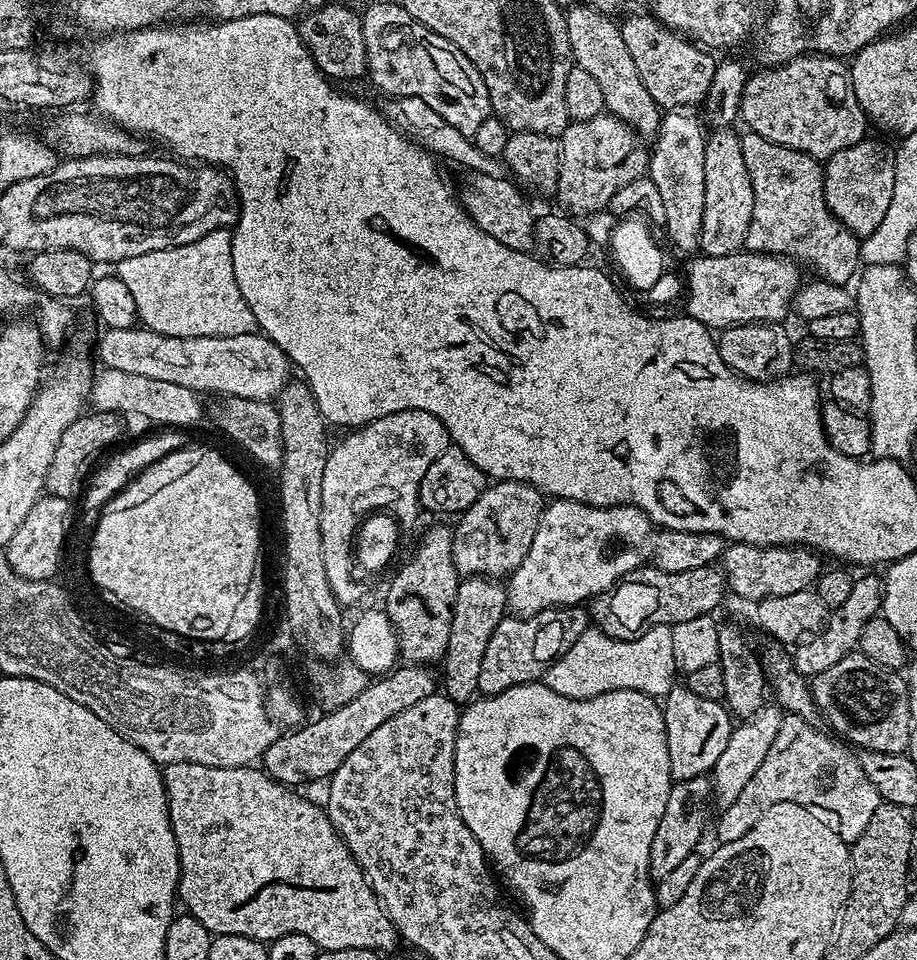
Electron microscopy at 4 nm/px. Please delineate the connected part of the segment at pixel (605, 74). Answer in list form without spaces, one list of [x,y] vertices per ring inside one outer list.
[[[582,2],[577,8],[568,8],[564,21],[566,34],[570,34],[570,50],[575,67],[587,70],[602,89],[605,109],[622,122],[636,129],[641,137],[651,137],[659,133],[662,109],[650,98],[646,86],[642,86],[642,78],[638,78],[638,66],[634,66],[634,58],[630,58],[630,50],[626,42],[622,42],[620,24],[611,15],[600,12],[596,8],[588,8]]]

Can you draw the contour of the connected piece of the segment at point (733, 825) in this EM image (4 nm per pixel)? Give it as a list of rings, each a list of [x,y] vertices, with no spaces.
[[[785,715],[770,750],[766,750],[766,759],[762,761],[762,766],[758,766],[754,778],[746,782],[746,790],[742,790],[742,794],[734,798],[729,808],[719,813],[720,821],[716,824],[715,838],[719,843],[725,844],[734,842],[734,838],[742,838],[742,834],[746,834],[746,830],[750,830],[750,826],[754,826],[754,822],[758,822],[758,818],[762,818],[762,814],[770,810],[770,806],[778,806],[778,802],[794,802],[810,810],[810,814],[814,814],[818,822],[830,826],[830,830],[834,830],[834,834],[838,834],[846,842],[860,837],[862,830],[866,830],[866,825],[870,823],[874,810],[878,810],[882,802],[880,795],[874,782],[870,782],[870,778],[866,776],[866,770],[862,770],[859,759],[855,755],[851,756],[847,752],[849,749],[839,739],[833,738],[827,731],[819,732],[820,730],[817,725],[808,724],[802,718]]]

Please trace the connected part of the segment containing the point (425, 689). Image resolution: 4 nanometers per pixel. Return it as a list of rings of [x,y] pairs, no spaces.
[[[401,663],[390,672],[381,675],[375,682],[369,682],[350,702],[341,708],[325,711],[316,721],[305,723],[295,730],[285,731],[266,746],[262,757],[263,771],[271,780],[279,784],[300,786],[296,784],[312,784],[315,780],[327,781],[350,758],[350,753],[358,750],[382,722],[390,722],[394,714],[402,714],[402,710],[410,710],[410,706],[422,702],[422,698],[430,698],[438,690],[438,676],[432,673],[431,667],[422,664]]]

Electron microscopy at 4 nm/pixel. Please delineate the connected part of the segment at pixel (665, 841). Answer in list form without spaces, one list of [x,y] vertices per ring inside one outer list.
[[[708,776],[678,780],[673,783],[670,798],[666,798],[666,810],[662,813],[662,822],[658,822],[654,842],[650,845],[650,874],[653,881],[666,878],[666,874],[670,874],[670,870],[676,869],[678,862],[683,862],[686,858],[690,858],[697,851],[696,847],[699,846],[700,839],[704,836],[704,827],[708,824],[708,804],[710,808],[712,799],[712,781]]]

